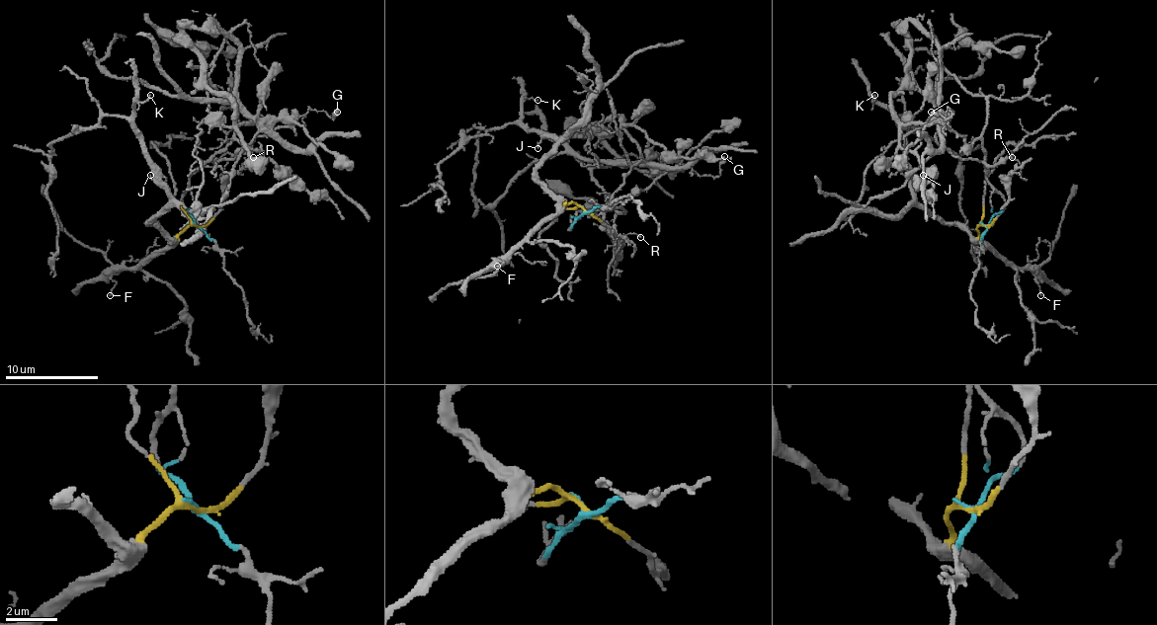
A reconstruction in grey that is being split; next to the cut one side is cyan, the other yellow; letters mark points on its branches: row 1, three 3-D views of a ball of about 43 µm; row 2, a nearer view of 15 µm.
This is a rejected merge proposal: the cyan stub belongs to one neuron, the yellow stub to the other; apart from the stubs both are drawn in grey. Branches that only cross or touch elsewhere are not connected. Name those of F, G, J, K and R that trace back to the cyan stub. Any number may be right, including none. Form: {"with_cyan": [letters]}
{"with_cyan": ["G", "R"]}

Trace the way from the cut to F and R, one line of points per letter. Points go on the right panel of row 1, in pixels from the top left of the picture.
F: (983, 225), (978, 234), (1014, 267), (1028, 267), (1041, 294)
R: (986, 225), (993, 211), (993, 186), (986, 174), (988, 167), (1000, 163), (1011, 153), (1009, 151), (1011, 158)

